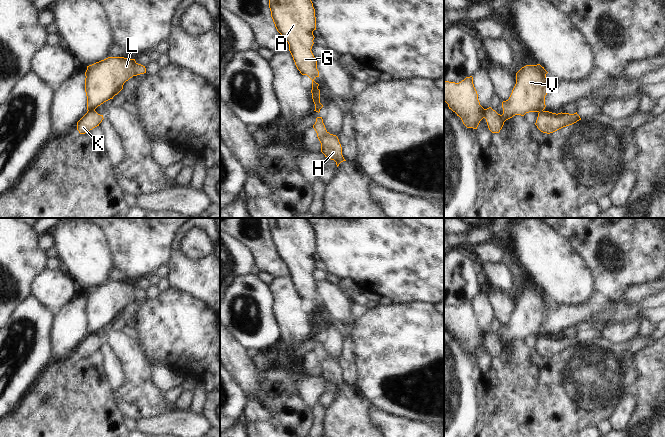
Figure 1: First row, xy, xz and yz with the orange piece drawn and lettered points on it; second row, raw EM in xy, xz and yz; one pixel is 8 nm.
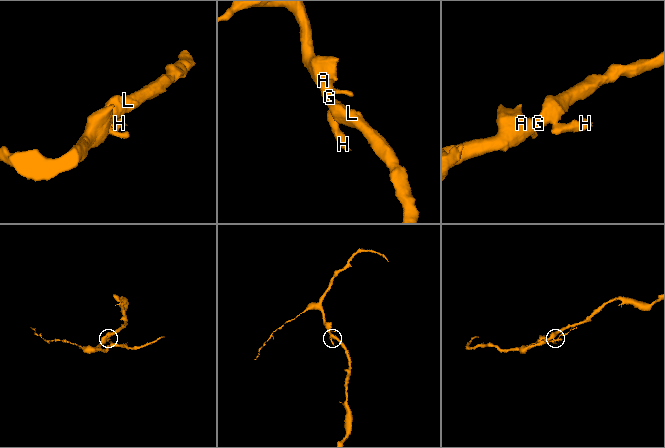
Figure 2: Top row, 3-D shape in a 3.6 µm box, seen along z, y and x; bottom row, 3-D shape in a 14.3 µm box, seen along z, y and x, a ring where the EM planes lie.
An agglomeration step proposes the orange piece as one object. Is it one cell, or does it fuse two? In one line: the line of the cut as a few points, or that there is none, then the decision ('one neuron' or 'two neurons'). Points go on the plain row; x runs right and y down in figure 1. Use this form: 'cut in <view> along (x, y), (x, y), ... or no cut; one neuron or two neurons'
cut in xy along (88, 334), (94, 335); two neurons

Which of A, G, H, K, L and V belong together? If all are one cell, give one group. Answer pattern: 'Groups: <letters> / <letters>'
Groups: A G L V / H K.

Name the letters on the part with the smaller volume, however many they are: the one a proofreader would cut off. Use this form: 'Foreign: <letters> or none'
Foreign: H, K.

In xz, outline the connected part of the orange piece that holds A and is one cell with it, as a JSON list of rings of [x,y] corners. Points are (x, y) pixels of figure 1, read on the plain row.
[[[268,218],[271,241],[277,255],[289,268],[289,275],[297,293],[302,299],[312,304],[312,314],[318,313],[319,308],[314,305],[319,301],[317,282],[311,273],[314,268],[313,255],[316,254],[315,233],[312,225],[305,218]]]

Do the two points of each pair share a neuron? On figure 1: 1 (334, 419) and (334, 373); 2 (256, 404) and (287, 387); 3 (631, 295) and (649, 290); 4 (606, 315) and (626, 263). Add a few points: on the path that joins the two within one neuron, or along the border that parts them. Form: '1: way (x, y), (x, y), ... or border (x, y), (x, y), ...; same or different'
1: way (341, 408), (341, 387), (339, 384); same
2: way (264, 404), (270, 404), (279, 395); same
3: way (635, 294), (645, 290); same
4: border (620, 298), (609, 300); different

